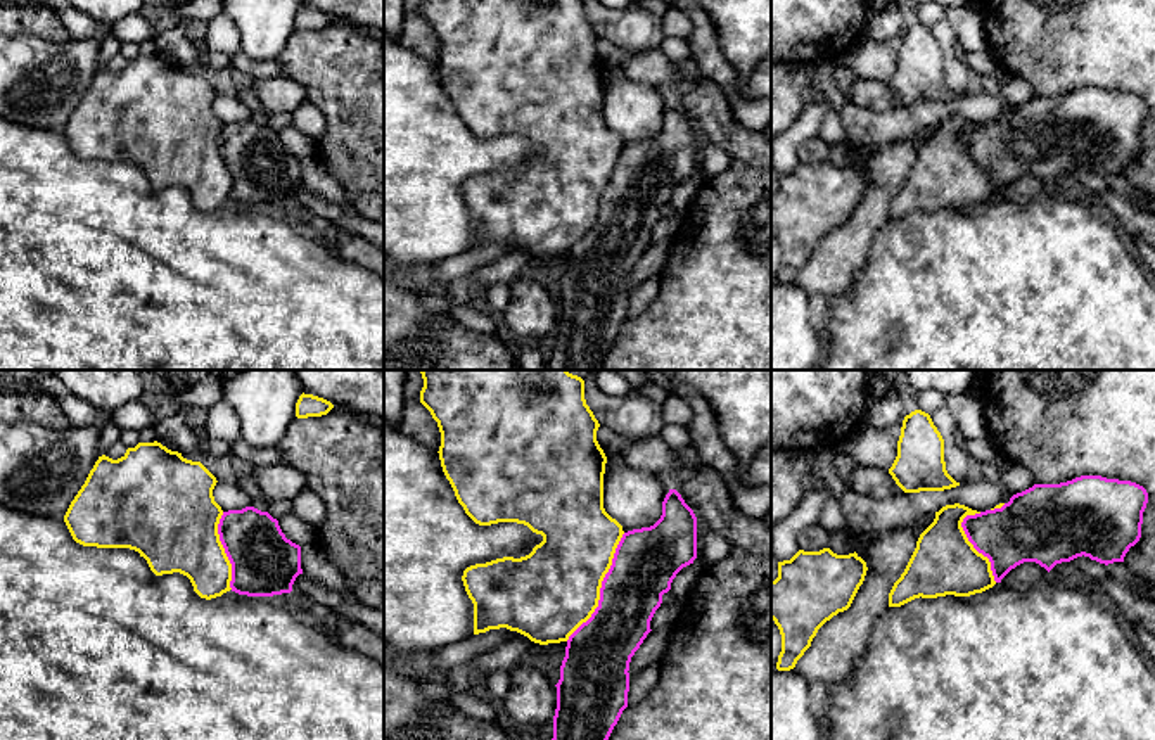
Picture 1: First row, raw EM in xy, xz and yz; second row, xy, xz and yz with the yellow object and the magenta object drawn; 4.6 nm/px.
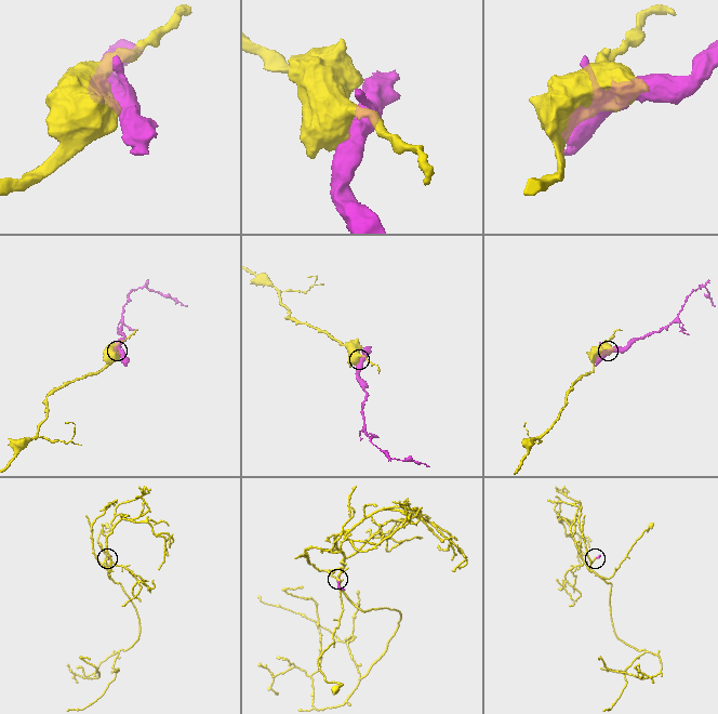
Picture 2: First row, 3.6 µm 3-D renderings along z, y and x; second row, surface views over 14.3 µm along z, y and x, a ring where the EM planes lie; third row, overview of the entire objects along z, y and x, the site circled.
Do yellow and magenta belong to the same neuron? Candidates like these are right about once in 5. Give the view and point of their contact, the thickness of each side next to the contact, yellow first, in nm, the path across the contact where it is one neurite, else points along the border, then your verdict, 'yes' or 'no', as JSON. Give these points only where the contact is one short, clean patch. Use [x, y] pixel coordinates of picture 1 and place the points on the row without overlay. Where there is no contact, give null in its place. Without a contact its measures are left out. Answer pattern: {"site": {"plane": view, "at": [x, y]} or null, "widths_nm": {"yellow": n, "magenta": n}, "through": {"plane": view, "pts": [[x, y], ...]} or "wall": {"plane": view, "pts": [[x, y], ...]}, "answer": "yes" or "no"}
{"site": {"plane": "xz", "at": [600, 199]}, "widths_nm": {"yellow": 420, "magenta": 300}, "answer": "no"}

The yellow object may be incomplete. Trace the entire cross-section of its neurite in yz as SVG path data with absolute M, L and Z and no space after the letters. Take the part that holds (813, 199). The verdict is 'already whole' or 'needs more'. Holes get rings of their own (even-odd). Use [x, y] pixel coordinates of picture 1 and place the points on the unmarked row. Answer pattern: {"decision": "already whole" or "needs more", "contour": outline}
{"decision": "already whole", "contour": "M830 161L799 163L790 173L778 175L778 190L771 194L771 232L782 247L776 282L790 284L811 259L818 242L839 225L851 220L866 188L866 175L854 164L837 168Z"}

